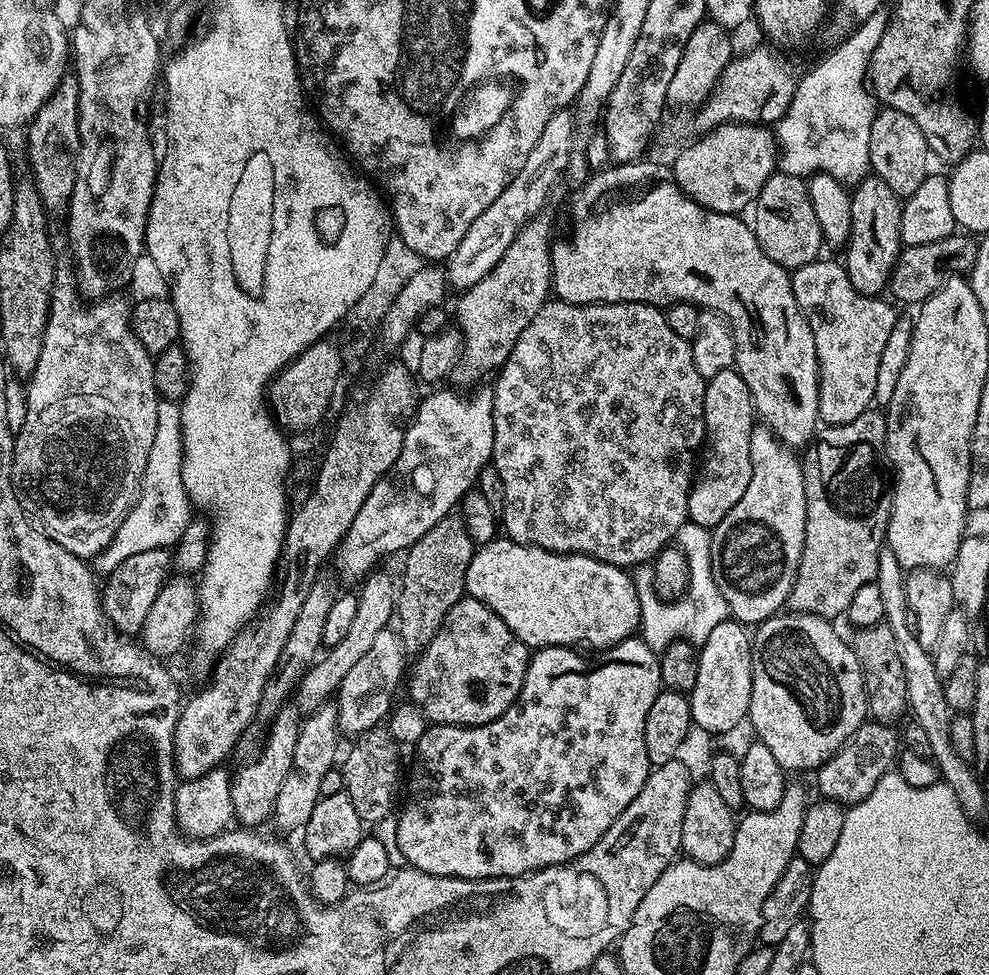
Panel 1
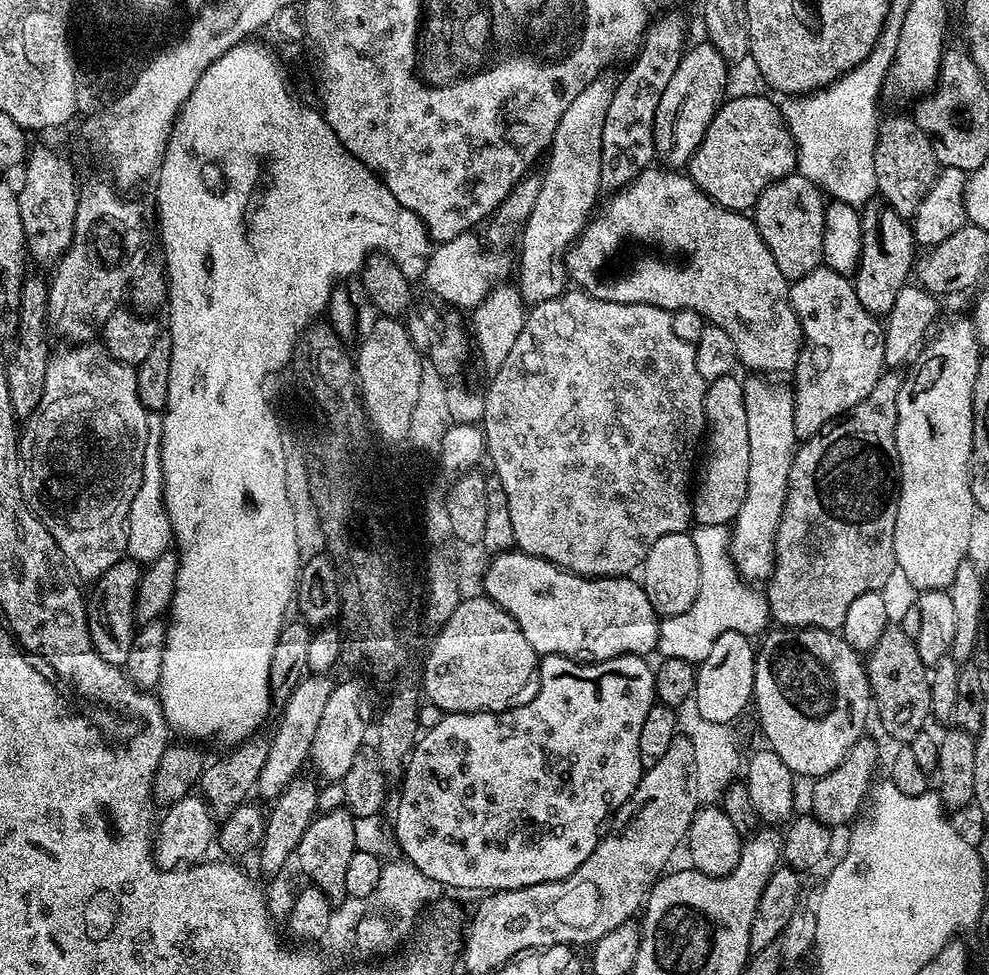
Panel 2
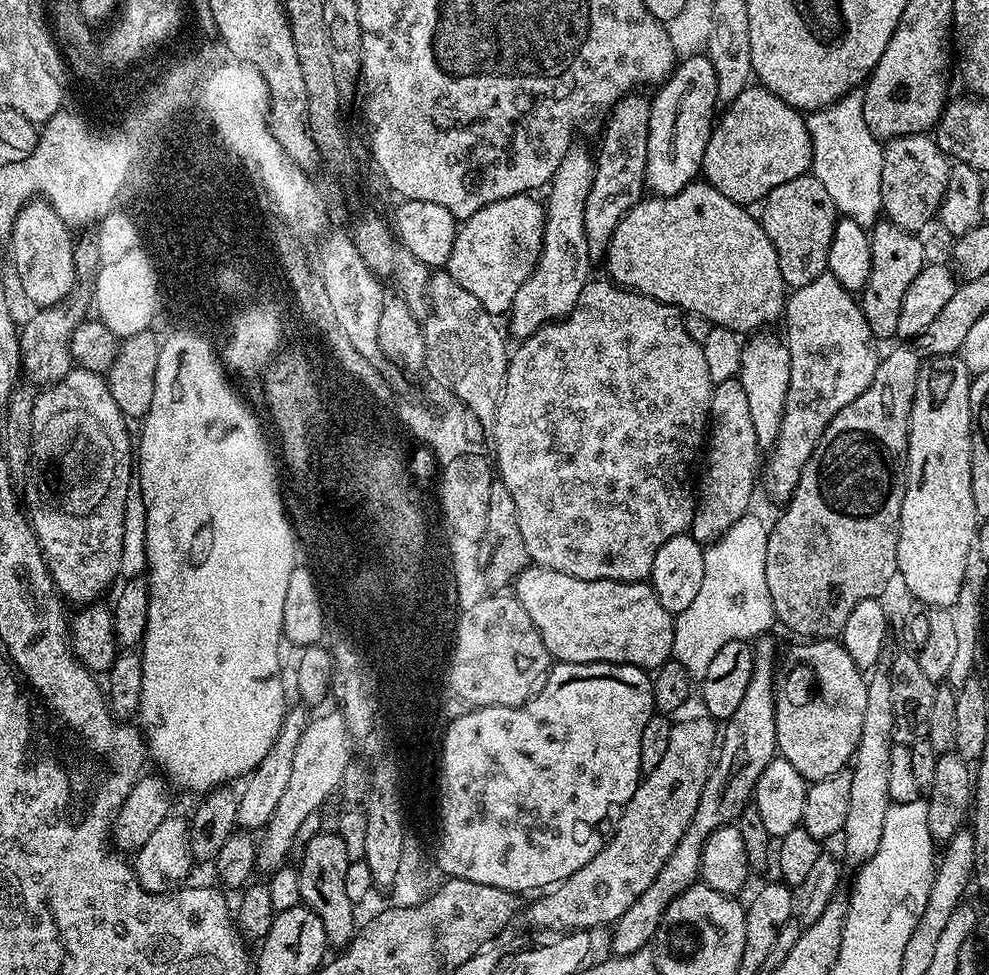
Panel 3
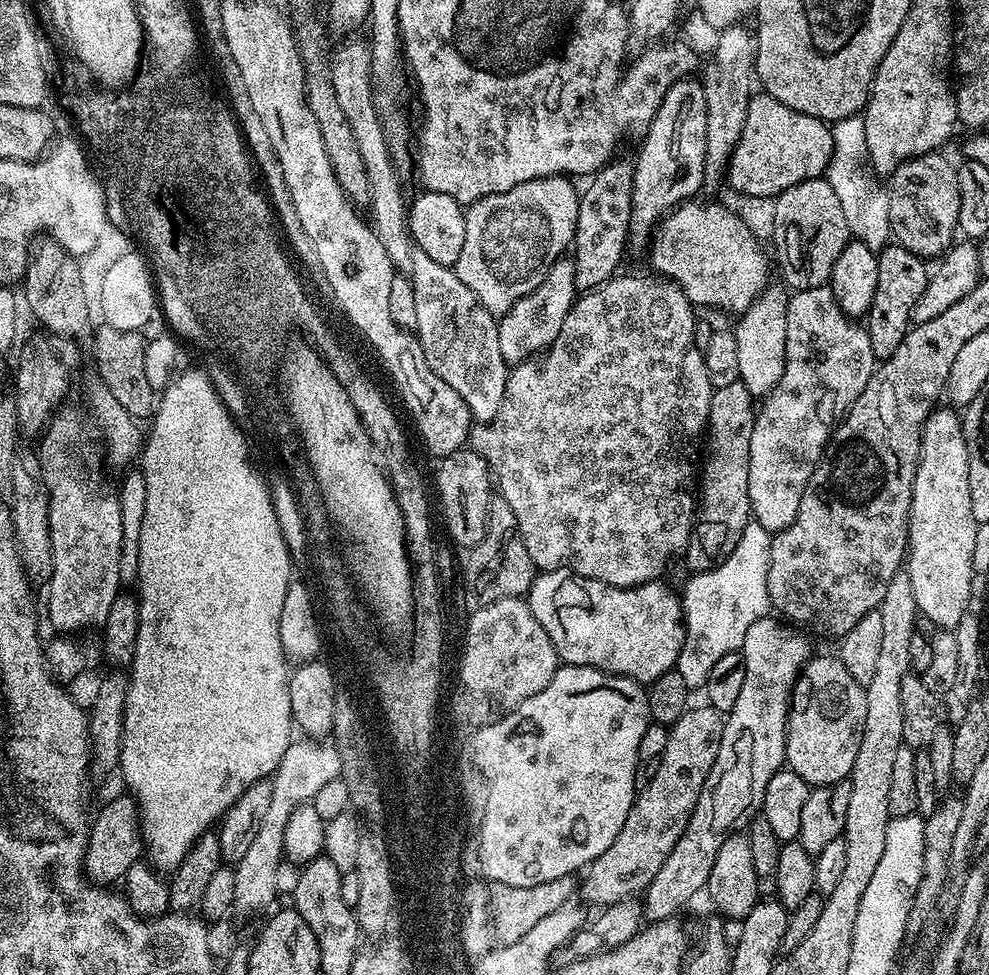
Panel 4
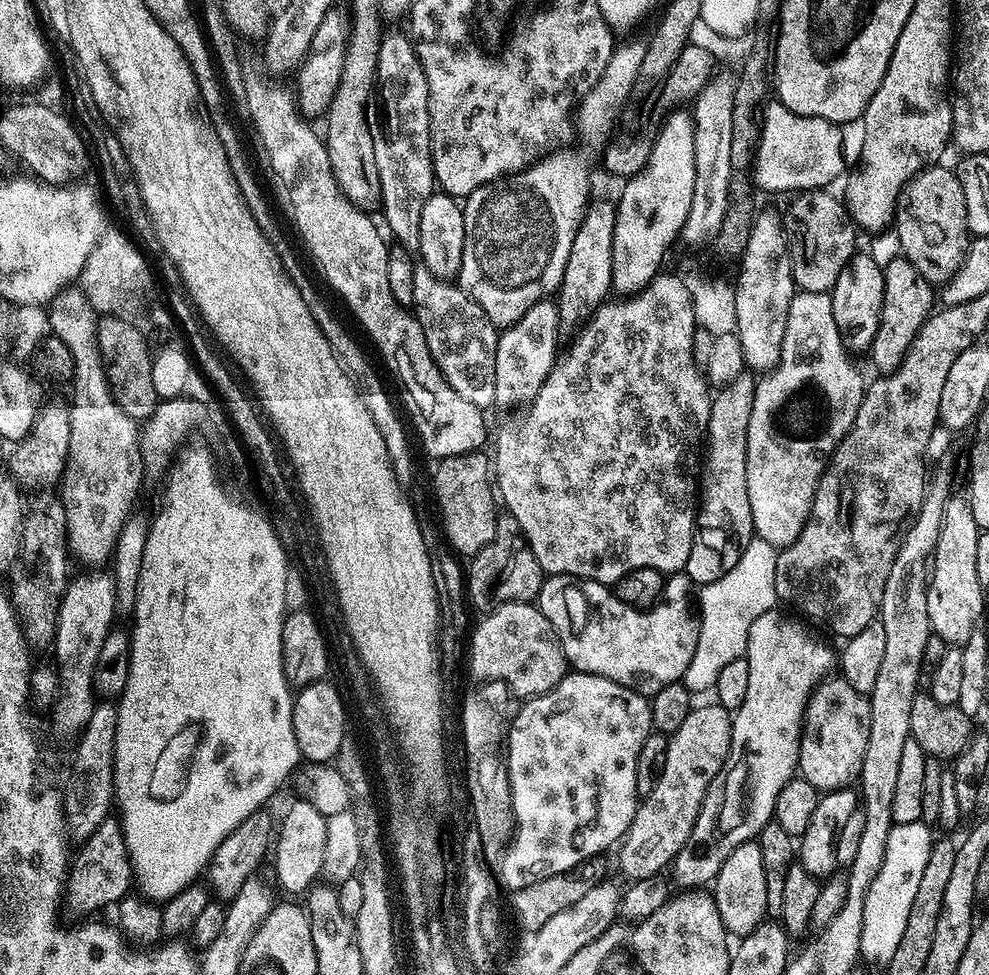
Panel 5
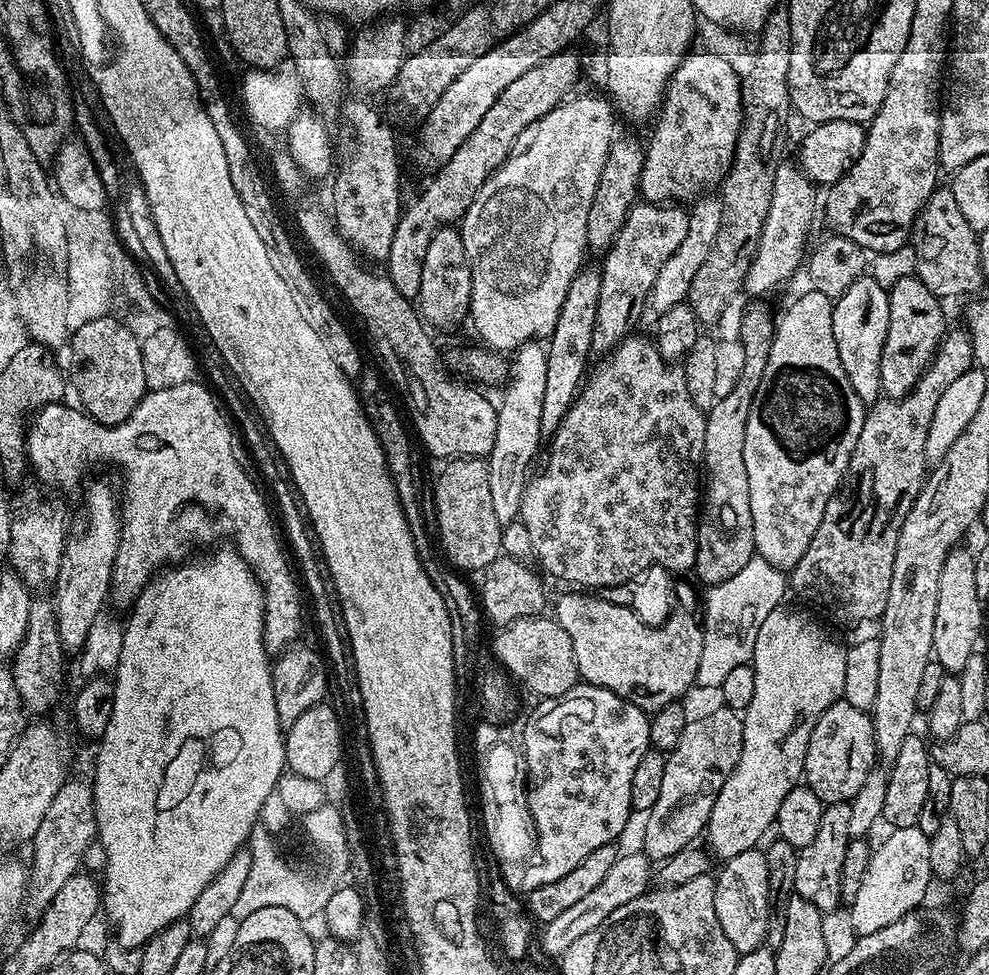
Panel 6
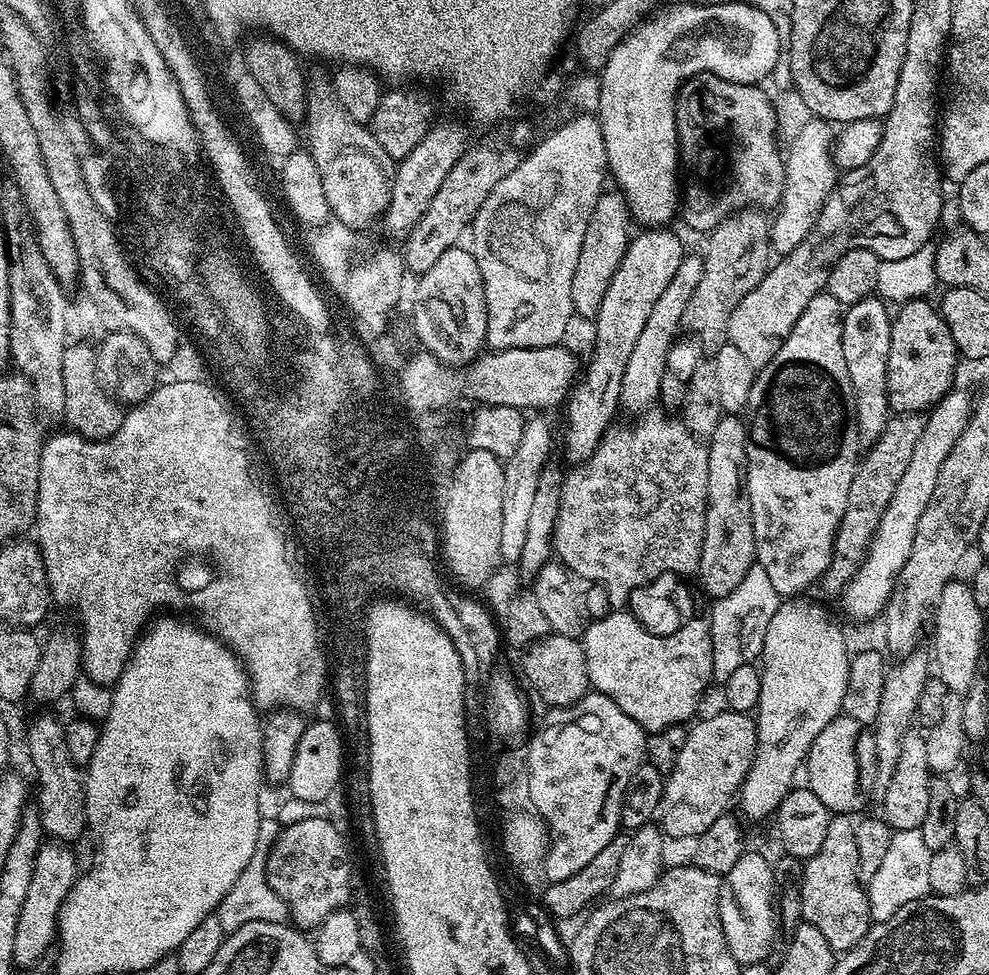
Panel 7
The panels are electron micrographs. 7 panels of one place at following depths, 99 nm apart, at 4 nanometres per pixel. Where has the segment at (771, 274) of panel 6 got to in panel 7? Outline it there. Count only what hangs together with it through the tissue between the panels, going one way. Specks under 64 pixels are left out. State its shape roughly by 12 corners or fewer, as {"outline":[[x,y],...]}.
{"outline":[[808,118],[786,149],[770,244],[794,250],[836,187],[834,128]]}

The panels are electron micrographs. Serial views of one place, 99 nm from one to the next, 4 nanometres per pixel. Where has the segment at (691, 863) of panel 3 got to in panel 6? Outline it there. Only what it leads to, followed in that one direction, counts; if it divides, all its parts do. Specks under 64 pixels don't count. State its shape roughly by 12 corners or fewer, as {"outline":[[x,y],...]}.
{"outline":[[782,602],[750,661],[742,754],[706,829],[757,847],[801,783],[848,648]]}

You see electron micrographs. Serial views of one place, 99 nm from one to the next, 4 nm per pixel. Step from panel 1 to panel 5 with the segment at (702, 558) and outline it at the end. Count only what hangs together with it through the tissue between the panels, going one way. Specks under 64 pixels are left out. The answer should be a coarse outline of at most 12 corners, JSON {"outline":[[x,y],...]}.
{"outline":[[754,538],[699,589],[698,646],[682,681],[715,689],[777,607],[778,549]]}

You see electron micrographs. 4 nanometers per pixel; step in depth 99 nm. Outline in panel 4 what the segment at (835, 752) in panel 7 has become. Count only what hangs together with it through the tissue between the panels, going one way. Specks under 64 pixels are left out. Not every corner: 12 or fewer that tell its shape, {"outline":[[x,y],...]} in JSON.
{"outline":[[813,655],[792,687],[784,759],[809,786],[851,777],[865,685]]}

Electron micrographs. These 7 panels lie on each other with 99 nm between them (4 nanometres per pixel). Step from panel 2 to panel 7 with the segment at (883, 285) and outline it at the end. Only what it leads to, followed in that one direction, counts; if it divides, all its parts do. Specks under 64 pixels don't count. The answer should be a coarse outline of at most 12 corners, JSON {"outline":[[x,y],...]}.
{"outline":[[921,298],[895,313],[888,407],[924,414],[951,392],[956,343]]}

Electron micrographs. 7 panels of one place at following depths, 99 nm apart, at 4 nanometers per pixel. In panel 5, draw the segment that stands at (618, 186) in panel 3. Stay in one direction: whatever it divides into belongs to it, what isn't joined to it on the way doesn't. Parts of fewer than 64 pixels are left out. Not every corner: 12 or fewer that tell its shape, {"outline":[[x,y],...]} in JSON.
{"outline":[[589,203],[556,309],[579,329],[612,292],[615,203]]}

